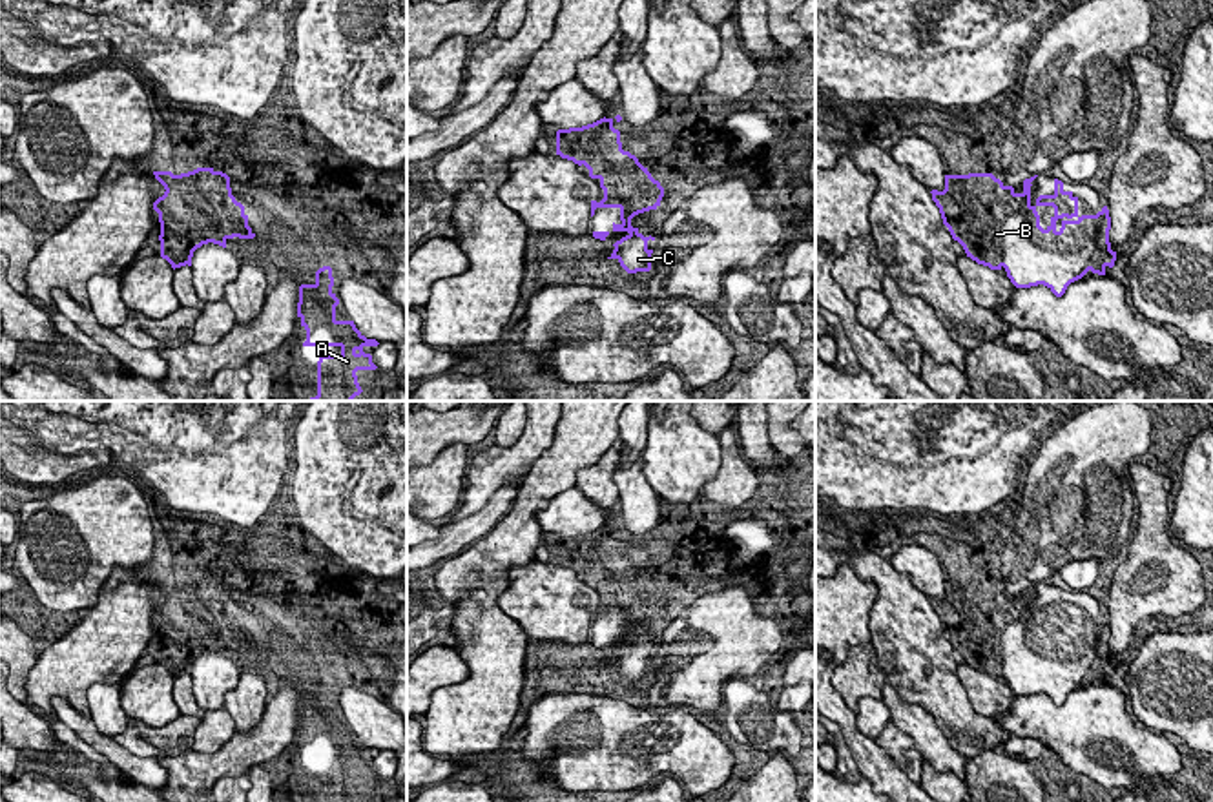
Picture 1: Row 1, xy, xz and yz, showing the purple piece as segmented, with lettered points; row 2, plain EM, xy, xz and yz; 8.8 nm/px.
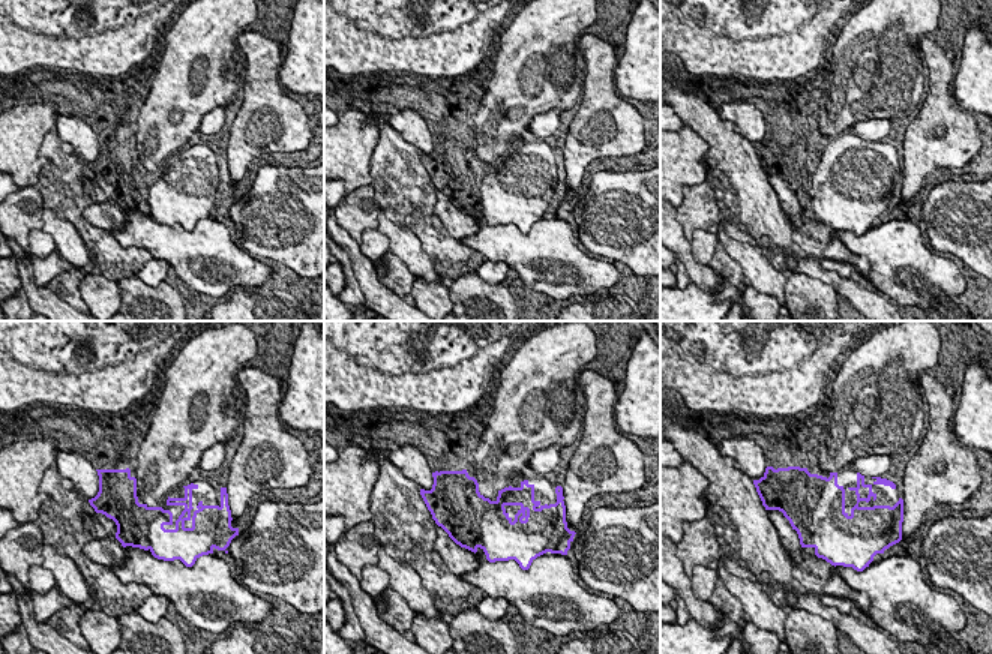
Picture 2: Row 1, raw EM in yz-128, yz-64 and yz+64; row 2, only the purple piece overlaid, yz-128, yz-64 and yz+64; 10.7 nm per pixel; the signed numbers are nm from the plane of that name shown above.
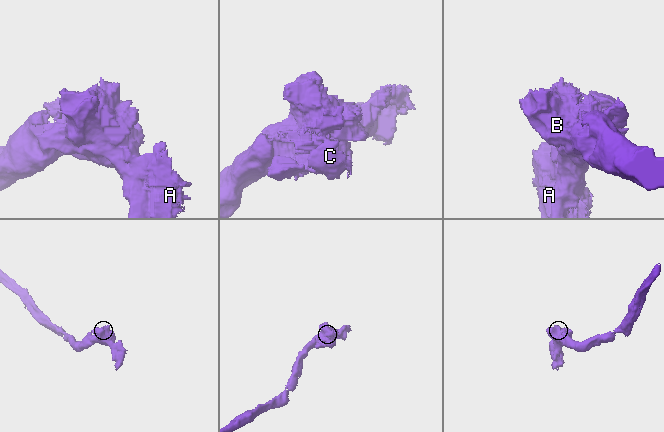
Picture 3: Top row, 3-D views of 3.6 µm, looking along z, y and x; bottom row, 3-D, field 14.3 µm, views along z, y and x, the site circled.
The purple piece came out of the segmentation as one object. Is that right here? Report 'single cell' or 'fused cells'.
single cell

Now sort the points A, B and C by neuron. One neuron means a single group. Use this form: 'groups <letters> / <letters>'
groups A B C

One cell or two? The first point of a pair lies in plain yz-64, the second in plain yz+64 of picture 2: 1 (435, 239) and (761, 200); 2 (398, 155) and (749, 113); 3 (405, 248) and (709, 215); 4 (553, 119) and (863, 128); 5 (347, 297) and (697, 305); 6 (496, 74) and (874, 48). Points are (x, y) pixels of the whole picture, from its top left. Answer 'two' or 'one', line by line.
1: one
2: two
3: two
4: one
5: two
6: one

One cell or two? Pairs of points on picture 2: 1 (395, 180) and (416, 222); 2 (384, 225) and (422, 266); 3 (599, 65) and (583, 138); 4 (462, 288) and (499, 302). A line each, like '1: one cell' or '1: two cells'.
1: one cell
2: one cell
3: one cell
4: one cell

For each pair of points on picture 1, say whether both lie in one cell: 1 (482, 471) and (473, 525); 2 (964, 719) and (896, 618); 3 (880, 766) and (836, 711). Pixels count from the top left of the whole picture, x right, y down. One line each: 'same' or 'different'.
1: different
2: same
3: same

